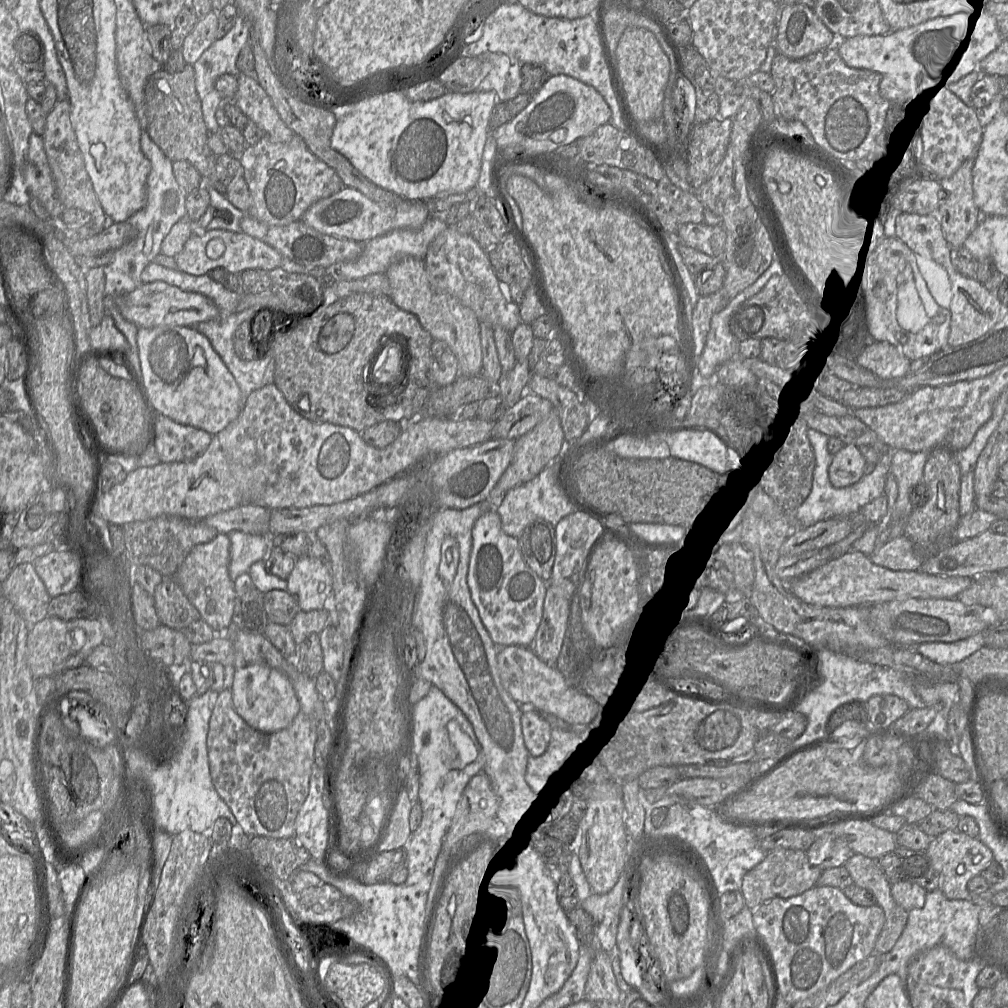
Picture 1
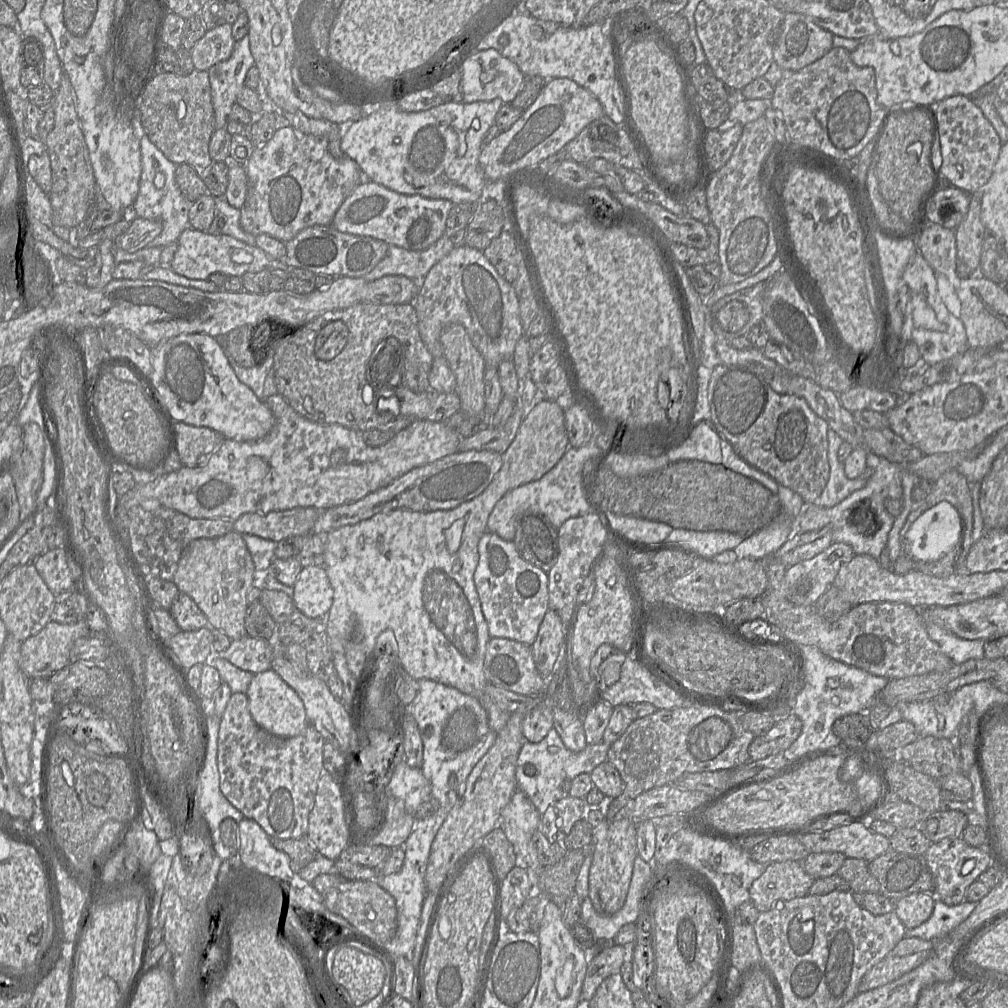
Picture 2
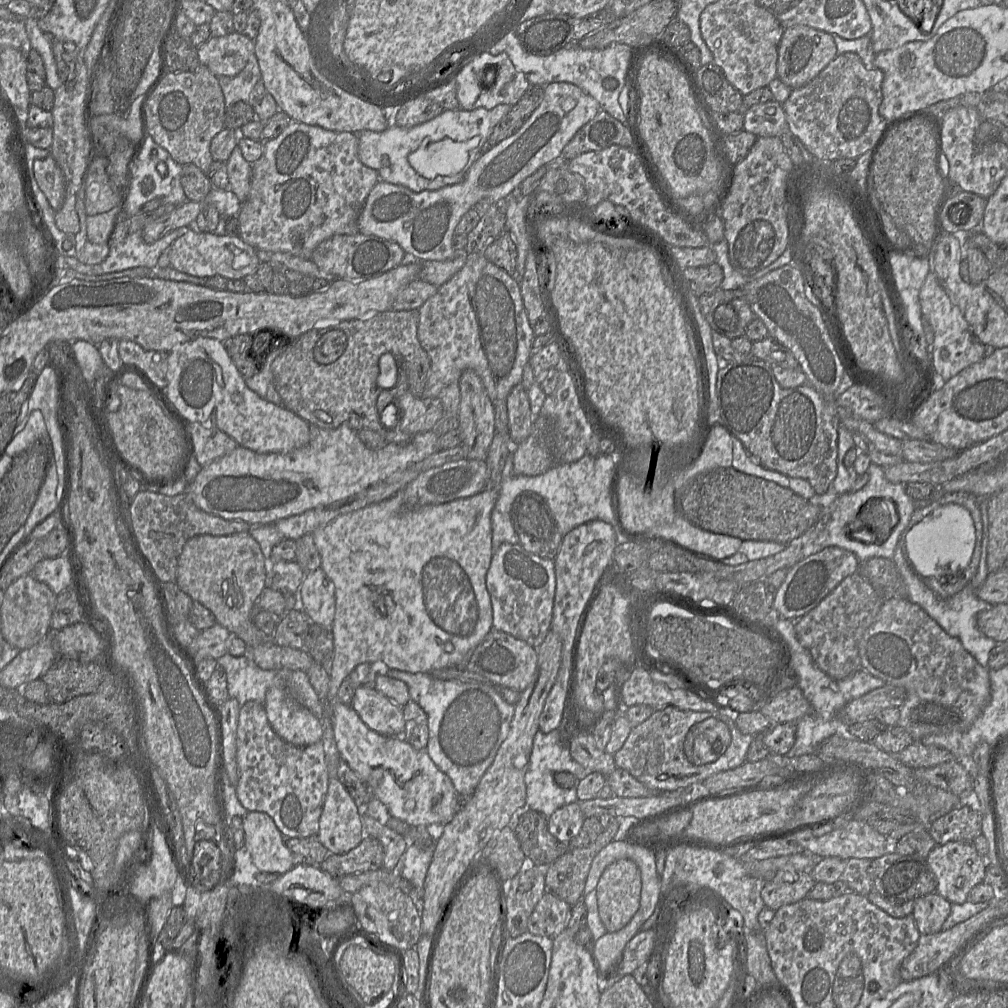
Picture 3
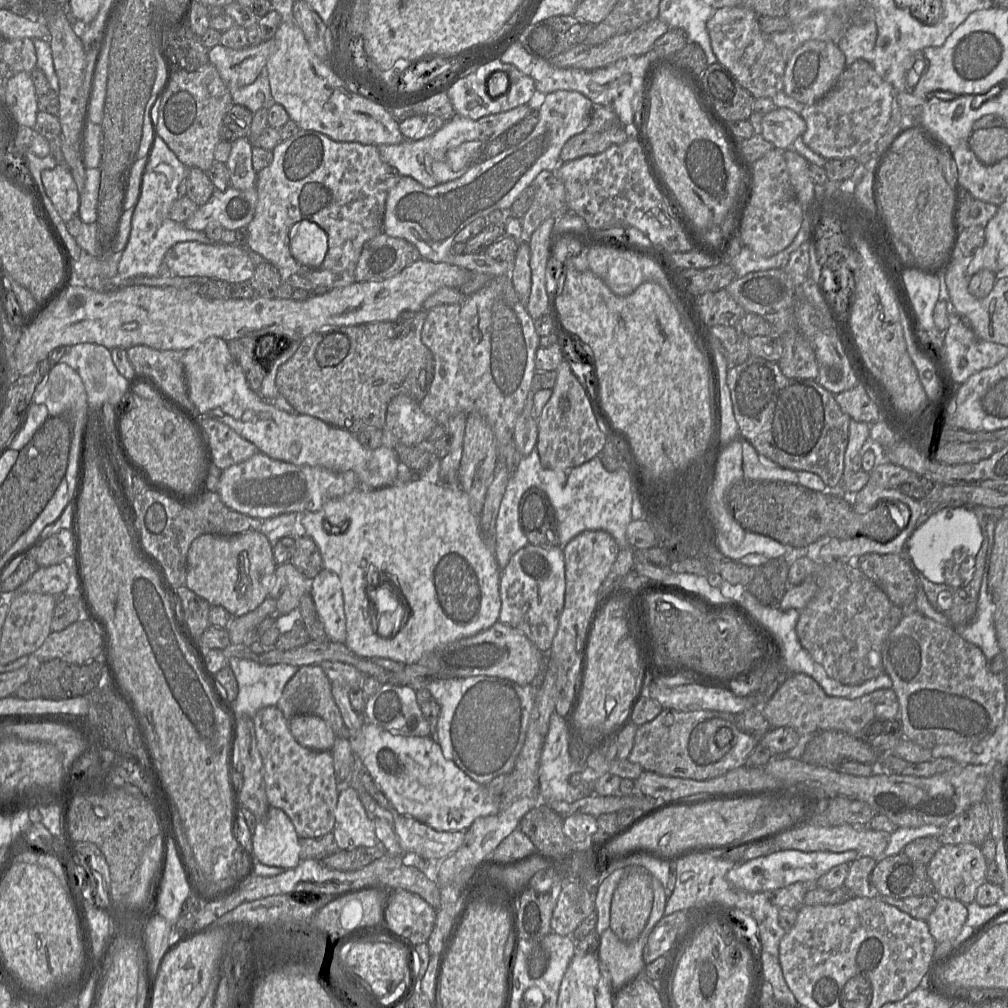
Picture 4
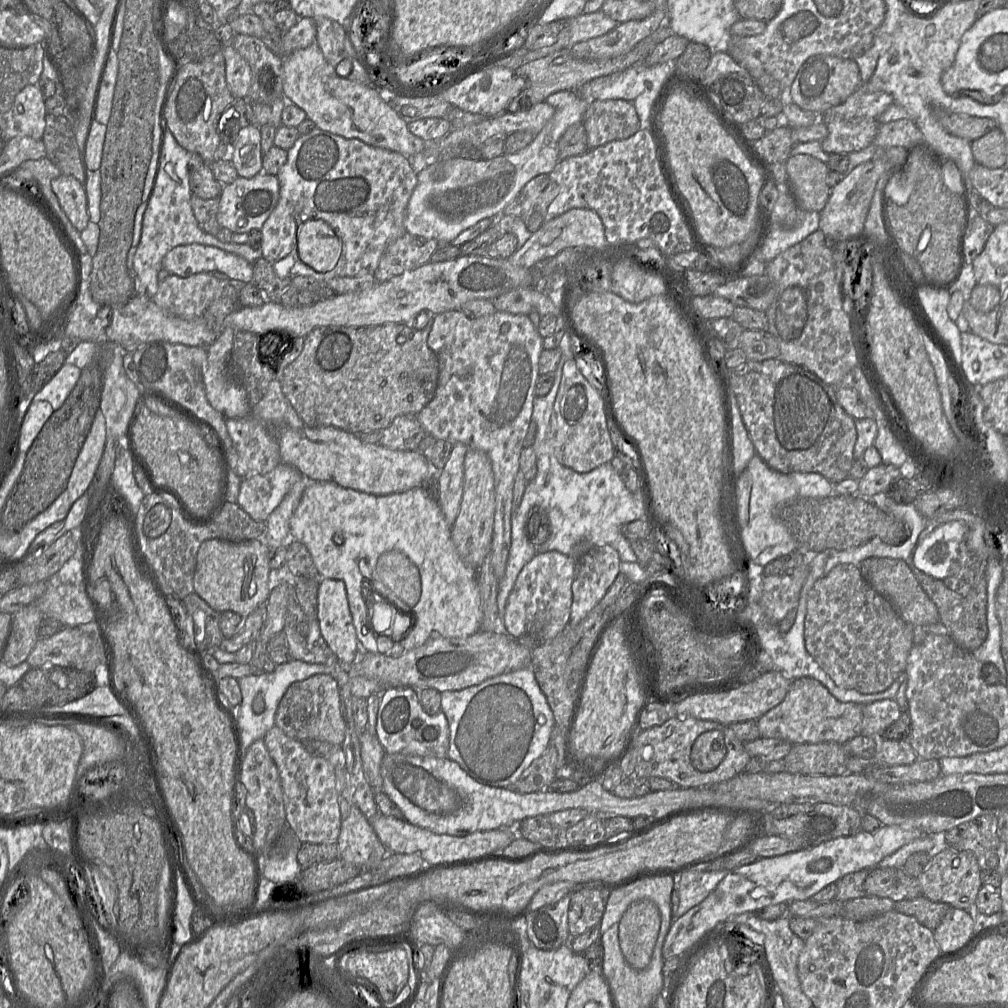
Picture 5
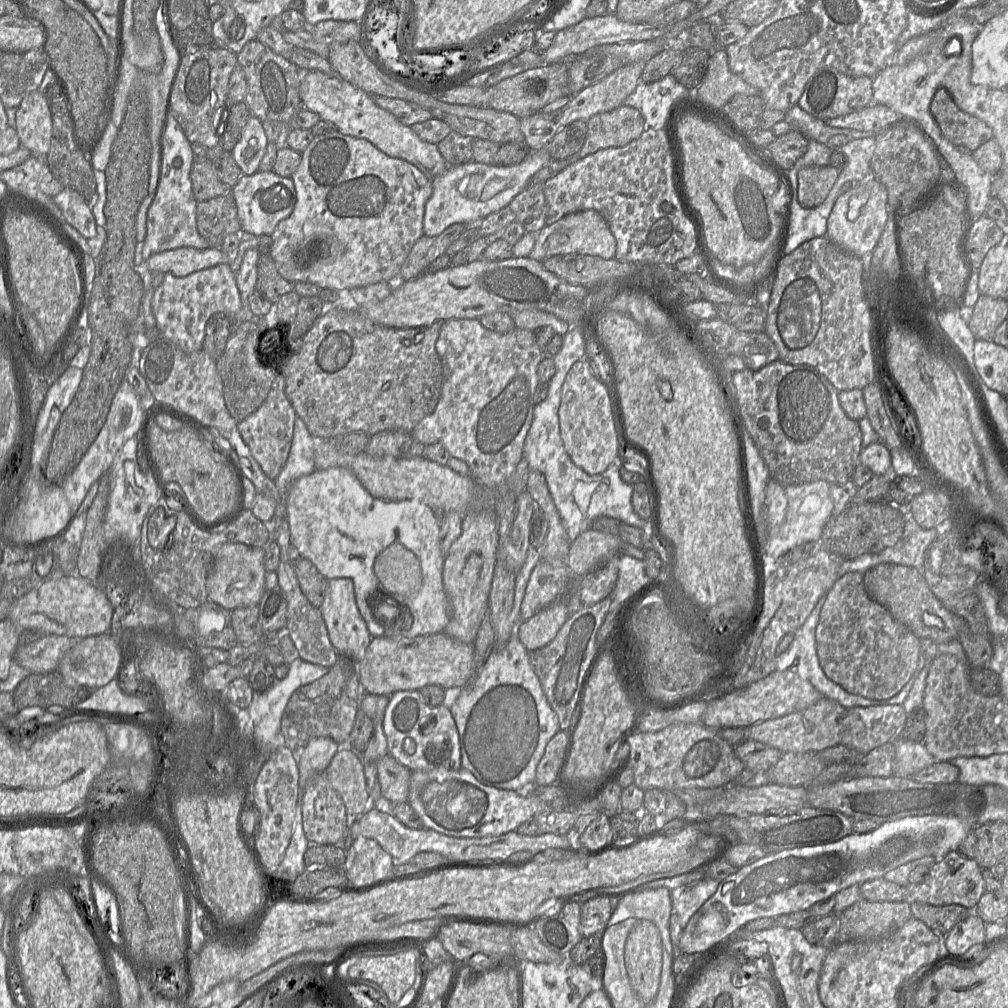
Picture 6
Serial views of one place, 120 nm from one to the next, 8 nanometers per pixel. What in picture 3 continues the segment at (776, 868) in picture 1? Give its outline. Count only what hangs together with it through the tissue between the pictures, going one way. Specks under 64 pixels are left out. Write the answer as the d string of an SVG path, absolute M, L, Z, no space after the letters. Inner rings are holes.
M810 872L779 874L765 883L761 897L766 907L776 911L806 898L815 883Z

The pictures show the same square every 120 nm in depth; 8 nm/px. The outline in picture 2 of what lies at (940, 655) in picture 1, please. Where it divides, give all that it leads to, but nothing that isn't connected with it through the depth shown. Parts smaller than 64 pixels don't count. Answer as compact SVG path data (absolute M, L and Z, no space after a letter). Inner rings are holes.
M926 624L930 638L954 664L961 664L970 659L982 659L985 640L968 640L960 638L934 624Z

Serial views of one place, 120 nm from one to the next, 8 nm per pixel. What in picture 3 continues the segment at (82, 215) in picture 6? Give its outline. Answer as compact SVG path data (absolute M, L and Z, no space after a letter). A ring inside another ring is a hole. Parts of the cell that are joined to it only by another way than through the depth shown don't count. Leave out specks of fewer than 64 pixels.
M53 156L38 158L34 161L33 171L37 183L48 199L51 207L59 210L65 199L64 176Z

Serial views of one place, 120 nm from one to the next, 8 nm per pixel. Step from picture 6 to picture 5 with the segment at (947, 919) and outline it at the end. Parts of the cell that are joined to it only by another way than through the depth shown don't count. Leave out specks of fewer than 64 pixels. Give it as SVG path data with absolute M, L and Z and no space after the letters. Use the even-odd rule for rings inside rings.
M920 895L918 897L895 902L894 910L913 916L926 928L934 931L951 906L943 902L933 902Z

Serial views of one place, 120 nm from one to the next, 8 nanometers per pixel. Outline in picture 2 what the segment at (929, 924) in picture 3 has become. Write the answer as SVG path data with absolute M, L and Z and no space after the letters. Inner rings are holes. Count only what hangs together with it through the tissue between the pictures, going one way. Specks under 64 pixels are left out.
M915 892L897 900L895 913L906 929L912 929L925 922L932 914L936 895Z

